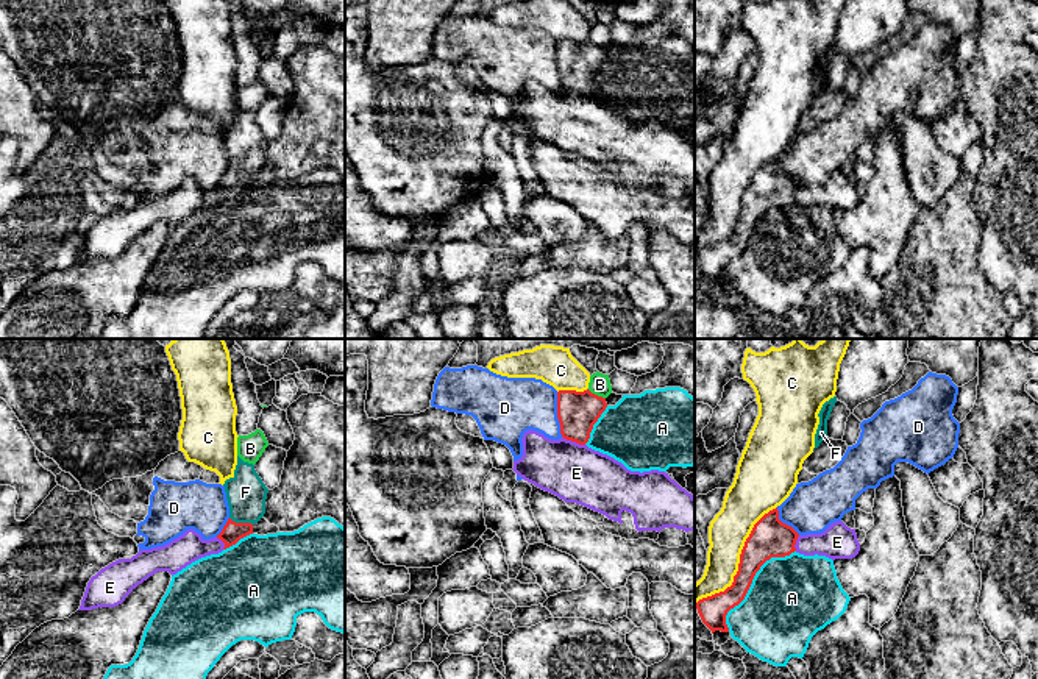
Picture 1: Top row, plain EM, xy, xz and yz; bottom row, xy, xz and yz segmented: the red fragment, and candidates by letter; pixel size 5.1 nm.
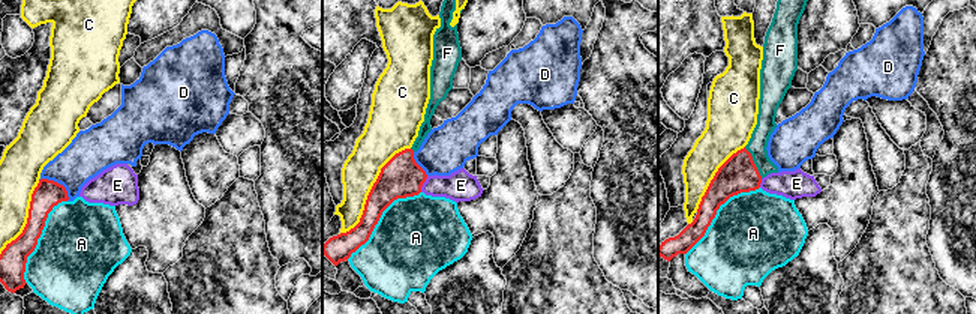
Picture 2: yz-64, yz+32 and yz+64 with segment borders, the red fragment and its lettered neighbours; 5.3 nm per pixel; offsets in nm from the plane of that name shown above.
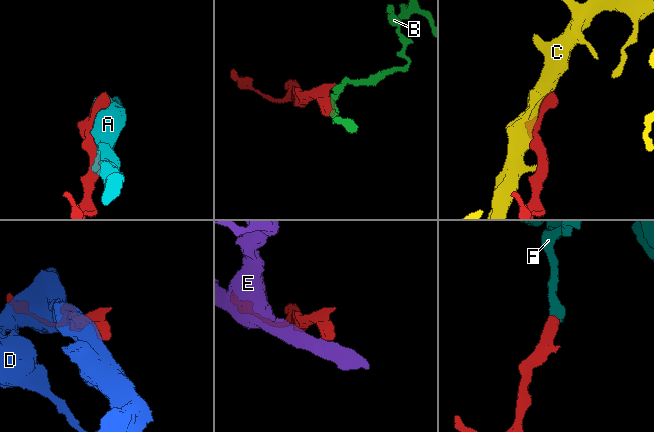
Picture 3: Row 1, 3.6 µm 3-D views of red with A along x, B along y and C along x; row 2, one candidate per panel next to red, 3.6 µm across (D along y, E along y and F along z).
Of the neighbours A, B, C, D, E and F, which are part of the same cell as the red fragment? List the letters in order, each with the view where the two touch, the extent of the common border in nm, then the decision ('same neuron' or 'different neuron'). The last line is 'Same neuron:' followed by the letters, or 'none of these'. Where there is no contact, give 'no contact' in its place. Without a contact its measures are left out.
A: yz | 550 nm | different neuron
B: xz | 110 nm | different neuron
C: yz | 650 nm | different neuron
D: xz | 240 nm | different neuron
E: xz | 130 nm | different neuron
F: xy | 130 nm | same neuron
Same neuron: F

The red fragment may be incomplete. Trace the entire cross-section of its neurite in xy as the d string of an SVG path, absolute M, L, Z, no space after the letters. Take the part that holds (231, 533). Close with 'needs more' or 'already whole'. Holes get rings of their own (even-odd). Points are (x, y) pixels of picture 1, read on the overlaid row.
M239 456L234 476L226 479L223 485L229 518L217 539L225 543L223 549L226 549L253 534L253 524L265 514L268 489L256 473L254 465L244 462Z; needs more

